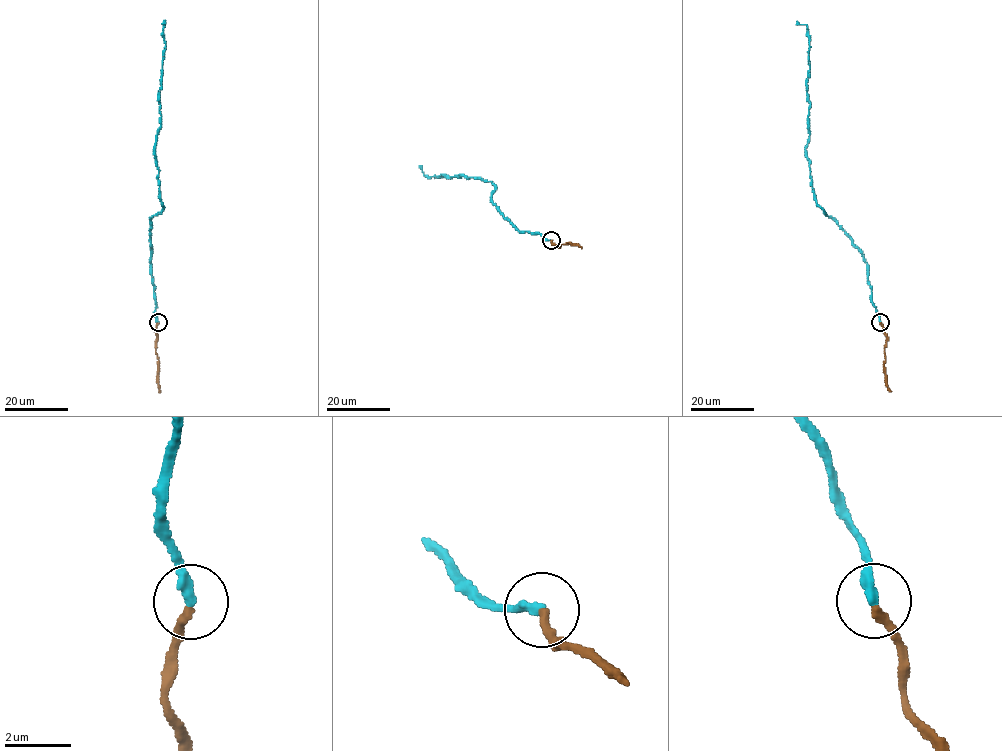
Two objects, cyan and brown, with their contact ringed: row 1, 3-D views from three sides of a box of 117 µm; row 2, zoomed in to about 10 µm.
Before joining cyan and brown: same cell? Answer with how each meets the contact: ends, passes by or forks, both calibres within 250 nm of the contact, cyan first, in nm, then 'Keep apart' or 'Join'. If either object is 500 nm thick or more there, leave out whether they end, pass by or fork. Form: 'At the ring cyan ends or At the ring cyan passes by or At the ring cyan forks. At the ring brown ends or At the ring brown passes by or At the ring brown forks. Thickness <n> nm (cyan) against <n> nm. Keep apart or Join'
At the ring cyan ends. At the ring brown ends. Thickness 320 nm (cyan) against 240 nm. Join

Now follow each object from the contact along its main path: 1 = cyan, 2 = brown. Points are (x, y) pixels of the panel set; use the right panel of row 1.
1: (880, 321), (871, 300), (864, 256), (817, 204), (812, 190), (806, 155), (809, 38), (807, 26), (796, 22)
2: (880, 322), (887, 337), (884, 371), (890, 391)

